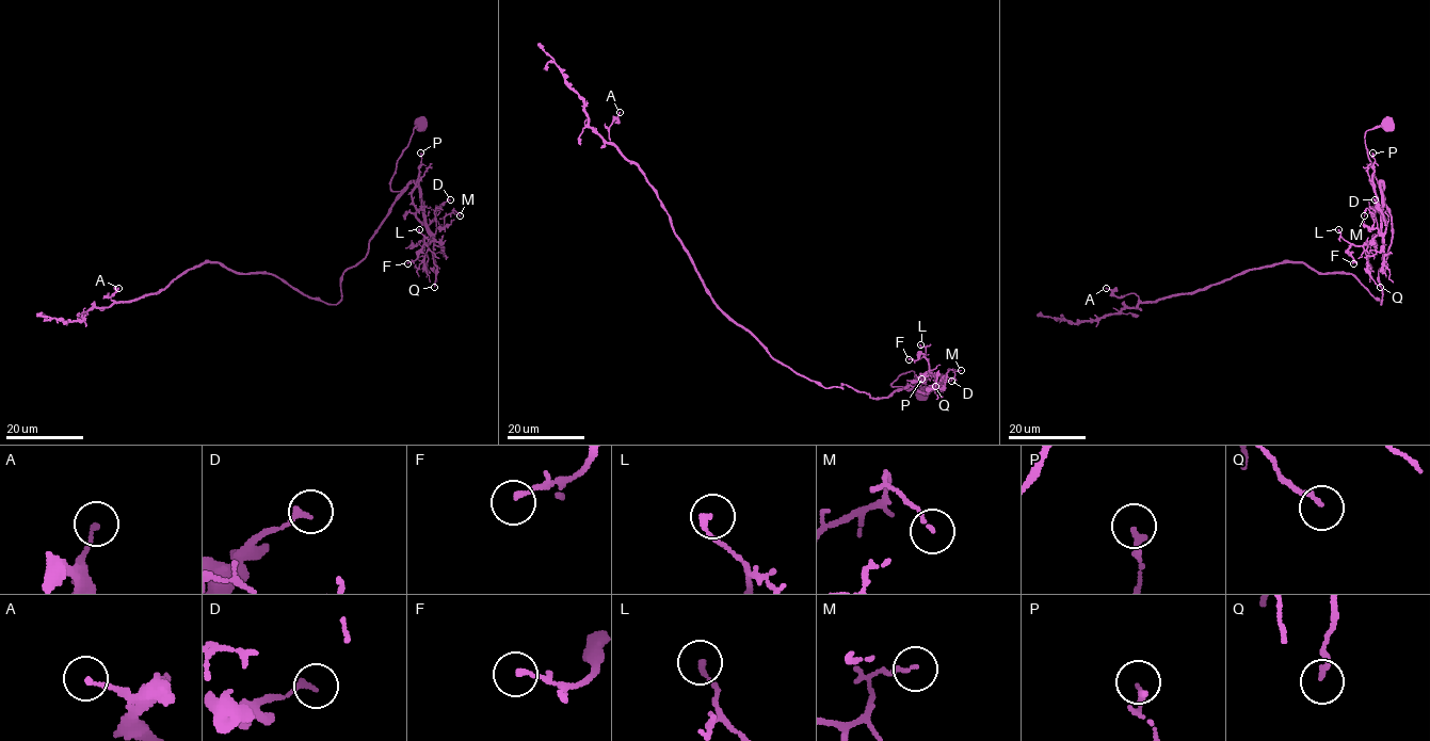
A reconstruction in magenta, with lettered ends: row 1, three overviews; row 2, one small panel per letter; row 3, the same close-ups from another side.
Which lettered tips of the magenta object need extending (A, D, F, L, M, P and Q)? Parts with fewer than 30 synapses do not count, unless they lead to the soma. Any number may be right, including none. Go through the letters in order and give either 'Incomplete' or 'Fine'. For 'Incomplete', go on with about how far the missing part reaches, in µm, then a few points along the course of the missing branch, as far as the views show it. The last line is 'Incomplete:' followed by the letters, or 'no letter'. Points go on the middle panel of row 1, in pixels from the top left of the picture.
A: Fine
D: Fine
F: Fine
L: Fine
M: Fine
P: Fine
Q: Fine
Incomplete: no letter

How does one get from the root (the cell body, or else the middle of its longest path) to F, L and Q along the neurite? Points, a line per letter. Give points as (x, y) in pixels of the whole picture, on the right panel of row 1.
F: (1386, 125), (1368, 129), (1364, 137), (1380, 191), (1382, 181), (1381, 229), (1367, 242), (1350, 246), (1353, 263)
L: (1386, 125), (1368, 129), (1364, 137), (1380, 191), (1382, 181), (1381, 229), (1362, 245), (1347, 242), (1338, 229)
Q: (1386, 125), (1368, 129), (1364, 137), (1380, 191), (1382, 181), (1381, 229), (1366, 248), (1367, 273), (1380, 287)

